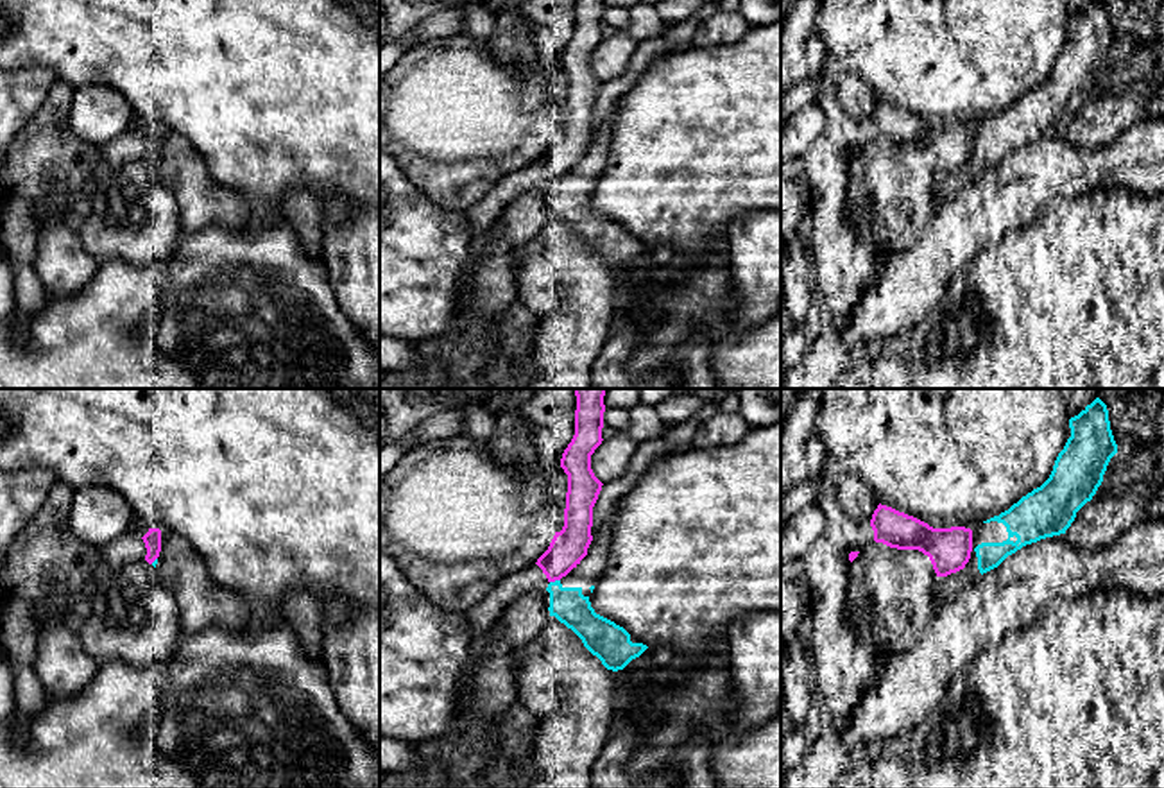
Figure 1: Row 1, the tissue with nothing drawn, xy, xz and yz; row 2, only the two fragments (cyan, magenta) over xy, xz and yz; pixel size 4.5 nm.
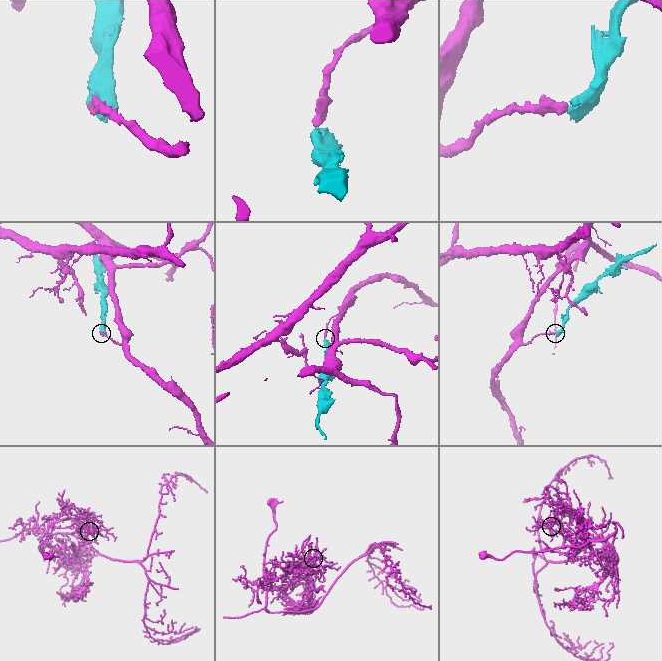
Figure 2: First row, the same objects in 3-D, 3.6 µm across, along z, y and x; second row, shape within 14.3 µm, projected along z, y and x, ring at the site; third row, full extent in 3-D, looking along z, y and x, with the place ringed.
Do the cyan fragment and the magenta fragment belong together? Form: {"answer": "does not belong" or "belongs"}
{"answer": "belongs"}

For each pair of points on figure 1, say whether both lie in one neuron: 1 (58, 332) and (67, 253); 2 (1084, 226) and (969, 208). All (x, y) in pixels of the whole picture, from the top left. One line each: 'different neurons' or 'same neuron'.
1: different neurons
2: different neurons

